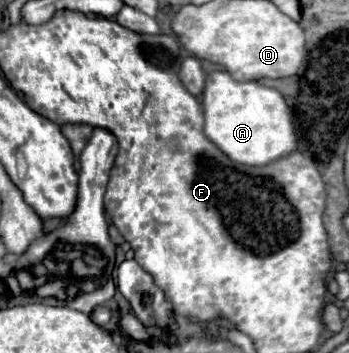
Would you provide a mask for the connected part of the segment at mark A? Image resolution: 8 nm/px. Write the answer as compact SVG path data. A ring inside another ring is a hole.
M225 70L207 74L201 106L205 114L205 136L233 162L247 166L271 164L297 148L293 122L285 98L275 88L259 82L237 82Z

